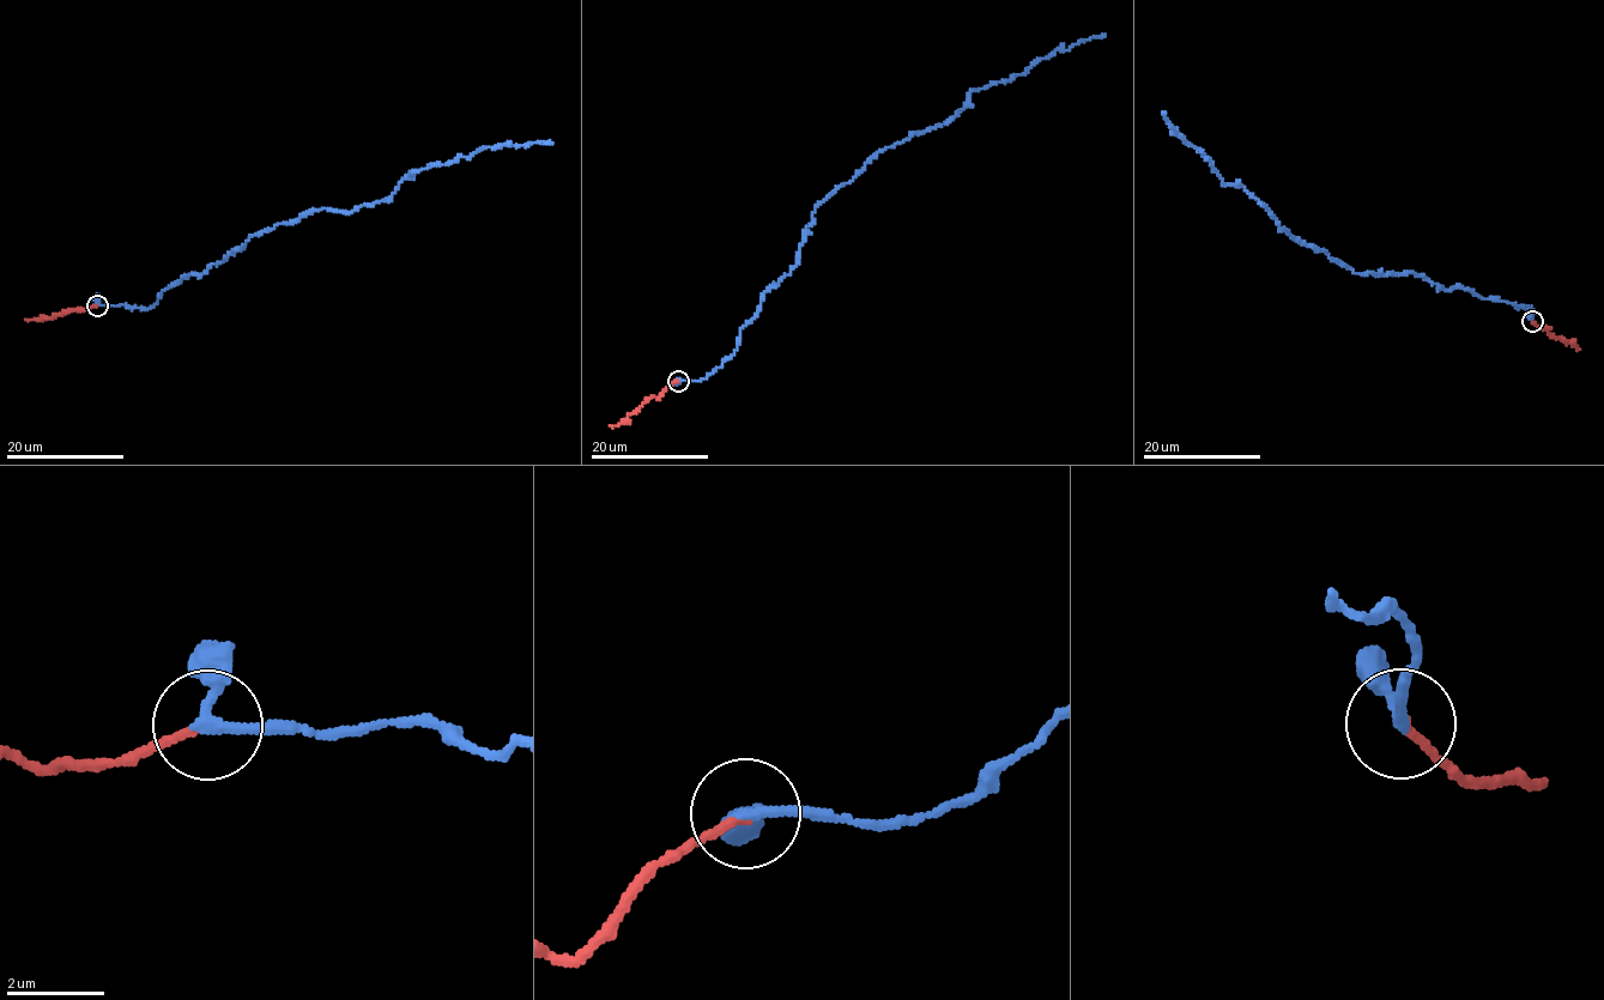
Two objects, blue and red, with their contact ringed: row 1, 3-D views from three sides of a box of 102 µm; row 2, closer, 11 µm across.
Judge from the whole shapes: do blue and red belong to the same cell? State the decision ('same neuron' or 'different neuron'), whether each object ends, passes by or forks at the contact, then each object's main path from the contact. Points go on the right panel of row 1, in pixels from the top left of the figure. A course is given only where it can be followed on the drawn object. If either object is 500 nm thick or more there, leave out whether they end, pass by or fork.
same neuron | blue passes by | red ends | blue via (1532, 321), (1532, 307), (1447, 290), (1412, 273), (1355, 274), (1281, 230), (1242, 187), (1223, 183), (1164, 111) | red via (1532, 321), (1577, 349)

